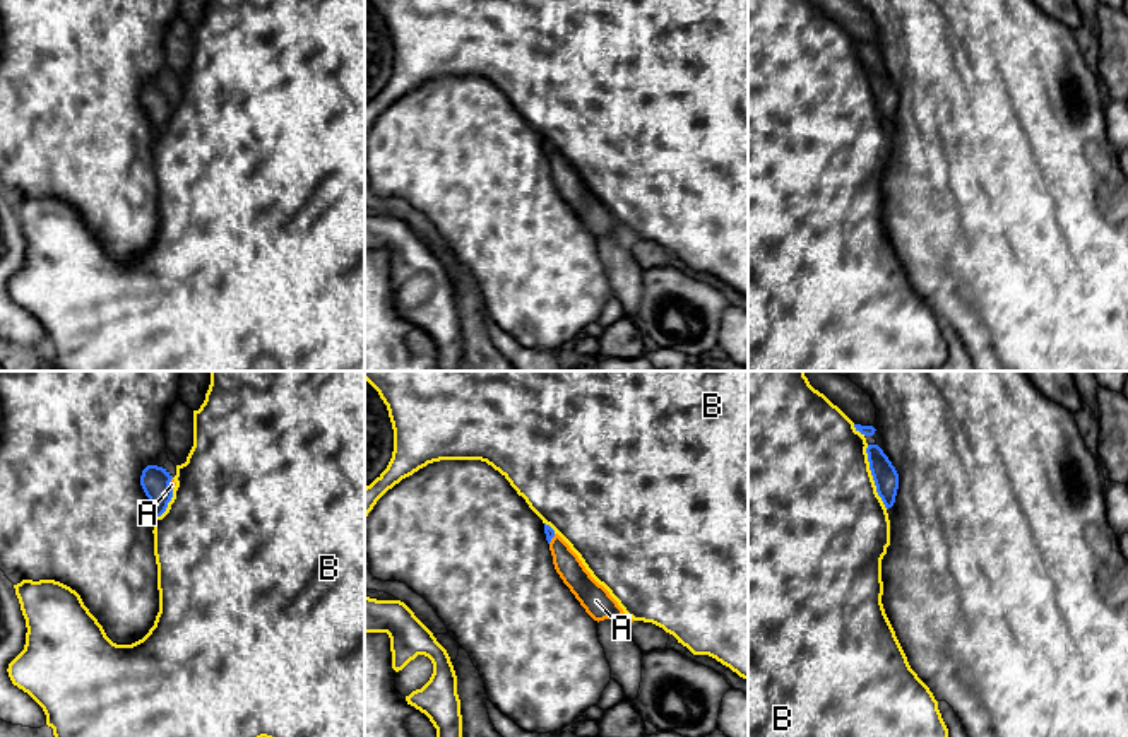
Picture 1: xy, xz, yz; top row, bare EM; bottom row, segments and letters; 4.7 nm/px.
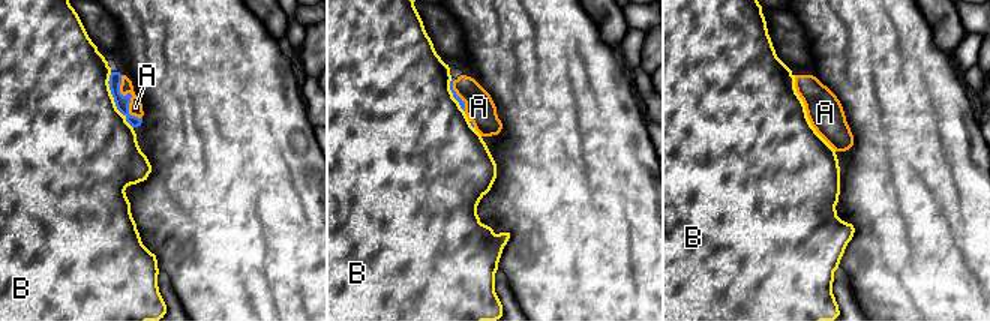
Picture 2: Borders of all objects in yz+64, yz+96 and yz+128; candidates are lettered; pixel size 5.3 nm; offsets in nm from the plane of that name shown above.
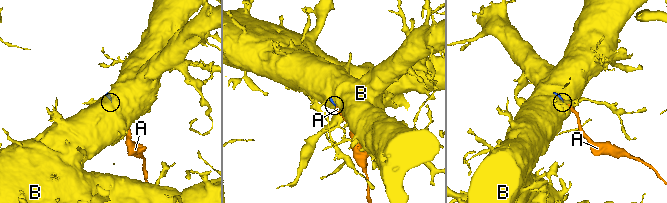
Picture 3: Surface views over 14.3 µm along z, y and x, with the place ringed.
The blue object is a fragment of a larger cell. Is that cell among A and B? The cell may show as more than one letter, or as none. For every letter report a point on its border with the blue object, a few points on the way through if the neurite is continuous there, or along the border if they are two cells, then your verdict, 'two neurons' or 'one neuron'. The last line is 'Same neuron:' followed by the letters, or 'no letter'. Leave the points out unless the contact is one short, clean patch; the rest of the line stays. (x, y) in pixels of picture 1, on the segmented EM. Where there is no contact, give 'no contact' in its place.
A: xy (168, 484) | across xy (154, 481), (168, 484), (172, 484) | one neuron
B: yz (873, 477) | two neurons
Same neuron: A

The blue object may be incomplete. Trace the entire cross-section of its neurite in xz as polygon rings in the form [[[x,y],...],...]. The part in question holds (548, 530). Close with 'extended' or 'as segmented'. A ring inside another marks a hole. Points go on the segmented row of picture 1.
[[[546,523],[544,534],[556,573],[585,612],[597,622],[614,619],[630,628],[633,619],[628,617],[609,592],[591,576],[570,545]]]; extended

